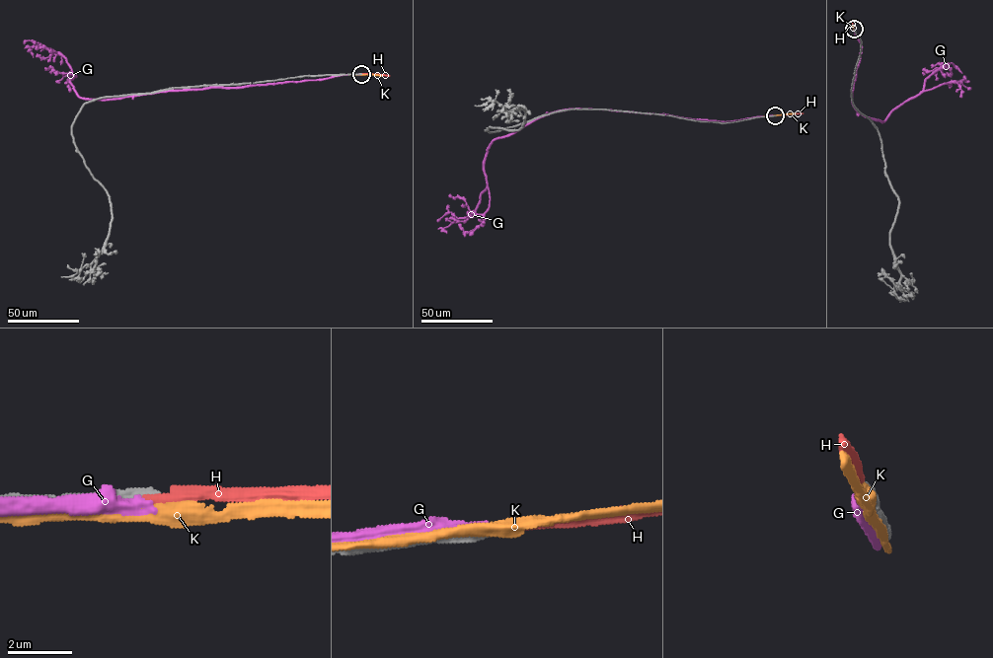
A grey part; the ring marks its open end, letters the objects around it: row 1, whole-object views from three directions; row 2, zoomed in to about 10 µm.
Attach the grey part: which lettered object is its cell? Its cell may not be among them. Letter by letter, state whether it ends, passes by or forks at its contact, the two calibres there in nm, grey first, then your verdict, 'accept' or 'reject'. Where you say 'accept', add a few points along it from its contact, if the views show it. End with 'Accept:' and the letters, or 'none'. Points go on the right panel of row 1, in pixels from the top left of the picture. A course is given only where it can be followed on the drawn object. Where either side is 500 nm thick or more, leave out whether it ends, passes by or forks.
G: it passes by | 300/440 nm | reject
H: it ends | 440/280 nm | accept
K: it passes by | 440/360 nm | reject
Accept: H

